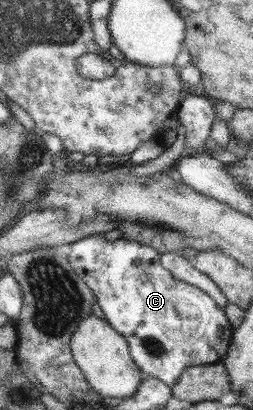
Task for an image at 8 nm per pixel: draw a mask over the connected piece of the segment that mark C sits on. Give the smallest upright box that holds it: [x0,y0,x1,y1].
[69,235,235,387]

